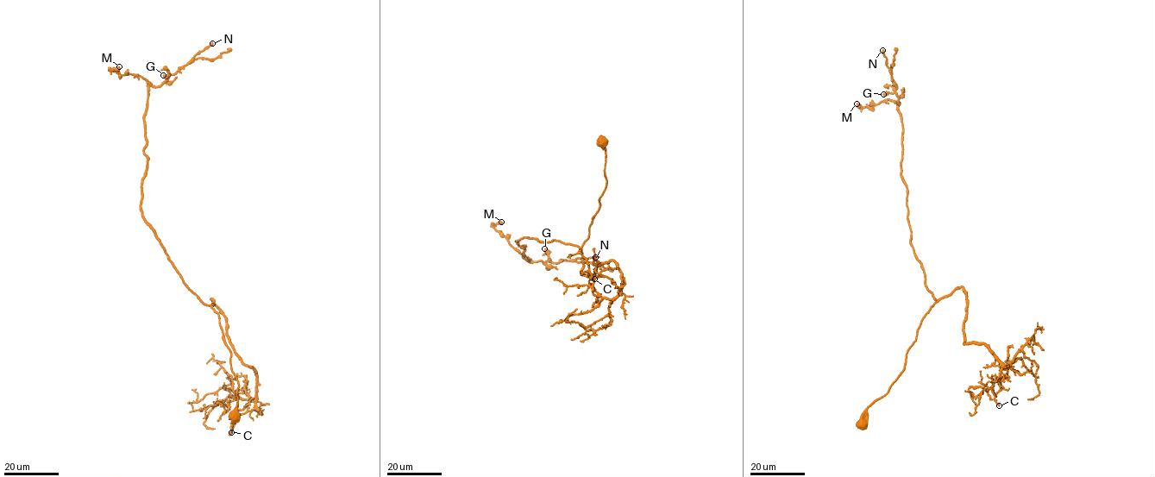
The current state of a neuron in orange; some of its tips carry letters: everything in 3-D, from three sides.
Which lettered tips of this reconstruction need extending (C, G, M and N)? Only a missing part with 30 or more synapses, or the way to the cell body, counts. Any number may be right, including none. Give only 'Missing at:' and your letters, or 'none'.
Missing at: N

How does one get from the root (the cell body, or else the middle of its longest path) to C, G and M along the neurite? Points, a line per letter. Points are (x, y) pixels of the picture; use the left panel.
C: (234, 417), (239, 381), (211, 299), (225, 317), (234, 352), (256, 373), (255, 406), (237, 417), (231, 432)
G: (234, 417), (239, 381), (218, 314), (184, 281), (141, 209), (144, 112), (148, 87), (164, 83), (163, 75)
M: (234, 417), (239, 381), (218, 314), (184, 281), (142, 215), (147, 82), (112, 70), (119, 66)

